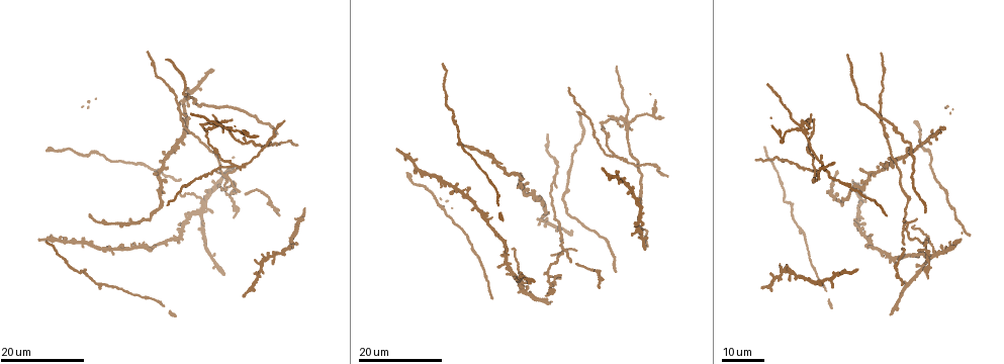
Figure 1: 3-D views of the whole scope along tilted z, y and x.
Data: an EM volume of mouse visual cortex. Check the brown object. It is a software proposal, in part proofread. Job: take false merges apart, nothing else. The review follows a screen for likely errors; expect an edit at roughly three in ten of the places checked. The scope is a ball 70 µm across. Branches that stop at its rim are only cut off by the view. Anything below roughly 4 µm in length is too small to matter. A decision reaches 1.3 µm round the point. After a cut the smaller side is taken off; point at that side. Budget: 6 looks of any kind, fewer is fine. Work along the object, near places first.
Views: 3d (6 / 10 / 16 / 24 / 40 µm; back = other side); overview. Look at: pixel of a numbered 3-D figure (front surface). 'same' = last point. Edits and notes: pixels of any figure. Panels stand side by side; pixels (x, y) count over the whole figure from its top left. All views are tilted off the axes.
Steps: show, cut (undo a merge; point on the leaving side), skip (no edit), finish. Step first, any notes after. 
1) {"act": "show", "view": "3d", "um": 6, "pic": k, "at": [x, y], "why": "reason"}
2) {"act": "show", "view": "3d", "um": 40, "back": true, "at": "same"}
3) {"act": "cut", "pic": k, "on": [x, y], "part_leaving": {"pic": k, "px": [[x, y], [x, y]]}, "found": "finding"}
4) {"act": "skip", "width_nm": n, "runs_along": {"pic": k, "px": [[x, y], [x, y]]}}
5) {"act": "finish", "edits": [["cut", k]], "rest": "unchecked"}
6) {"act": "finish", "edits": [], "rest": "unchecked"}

{"act": "show", "view": "3d", "um": 16, "pic": 1, "at": [147, 248]}

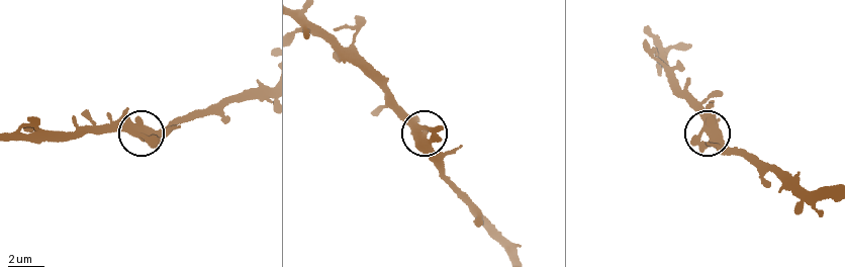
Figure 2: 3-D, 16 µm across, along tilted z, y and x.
{"act": "show", "view": "3d", "um": 6, "pic": 2, "at": [701, 134]}

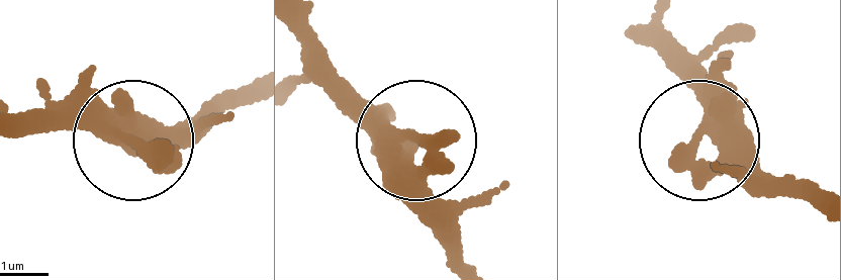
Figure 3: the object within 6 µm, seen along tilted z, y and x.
{"act": "skip", "width_nm": 420, "found": "continuous, no second neuron"}

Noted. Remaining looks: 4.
{"act": "show", "view": "3d", "um": 24, "pic": 1, "at": [906, 222], "why": "looks like a crossing"}

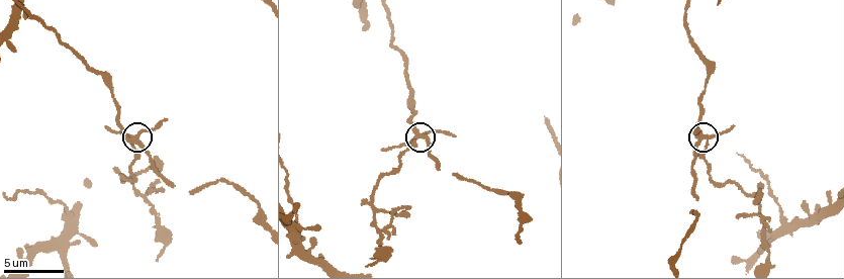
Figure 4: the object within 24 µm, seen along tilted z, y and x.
{"act": "show", "view": "3d", "um": 10, "pic": 4, "at": [415, 137], "why": "zoom in"}

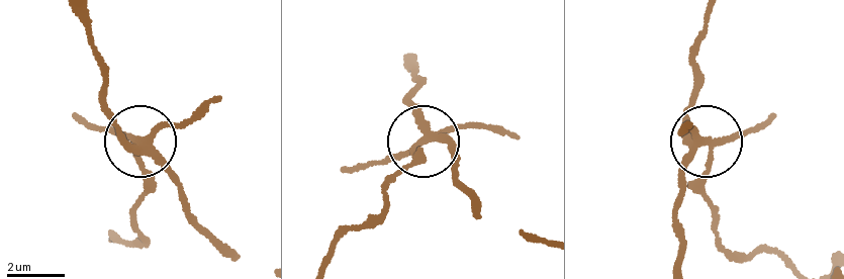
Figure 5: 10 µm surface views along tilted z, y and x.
{"act": "cut", "pic": 5, "on": [148, 183], "arms": 5, "part_leaving": {"pic": 5, "px": [[429, 136], [329, 263]]}, "found": "two neurons meet here"}

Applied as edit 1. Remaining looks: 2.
{"act": "finish", "edits": [["cut", 5]], "rest": "unchecked"}

